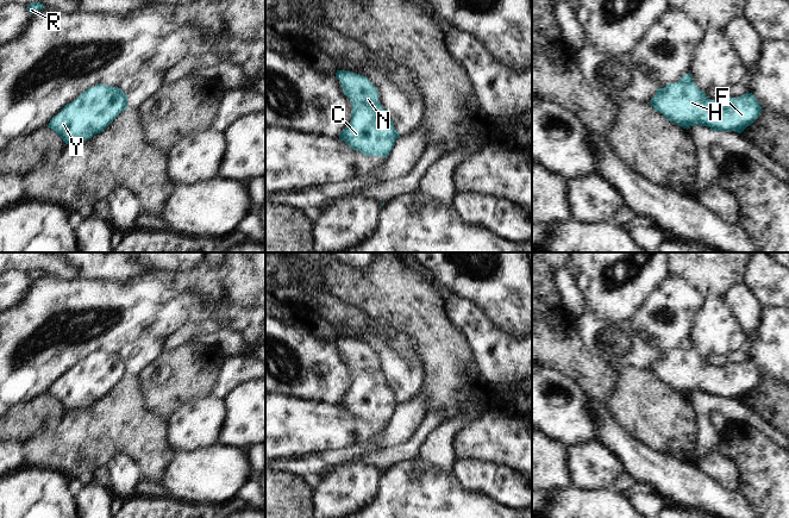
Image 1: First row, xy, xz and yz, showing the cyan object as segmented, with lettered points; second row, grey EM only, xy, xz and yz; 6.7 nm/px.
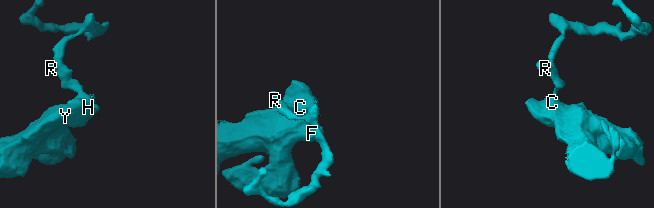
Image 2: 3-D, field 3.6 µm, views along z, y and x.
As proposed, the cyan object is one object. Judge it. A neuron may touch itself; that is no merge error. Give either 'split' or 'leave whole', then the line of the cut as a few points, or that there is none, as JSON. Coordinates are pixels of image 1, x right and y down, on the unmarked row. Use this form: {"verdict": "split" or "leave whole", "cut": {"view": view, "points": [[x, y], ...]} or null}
{"verdict": "split", "cut": {"view": "yz", "points": [[680, 347], [693, 350]]}}

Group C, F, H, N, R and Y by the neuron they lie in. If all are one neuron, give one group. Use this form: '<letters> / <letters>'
C F H N Y / R

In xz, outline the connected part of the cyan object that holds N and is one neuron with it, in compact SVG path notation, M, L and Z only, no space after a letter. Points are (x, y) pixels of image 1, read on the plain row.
M337 337L336 343L352 370L351 388L339 406L364 423L389 423L396 407L395 395L380 370L376 354L368 344L349 337Z

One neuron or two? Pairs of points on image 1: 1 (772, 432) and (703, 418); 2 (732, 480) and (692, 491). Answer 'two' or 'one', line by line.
1: one
2: two

